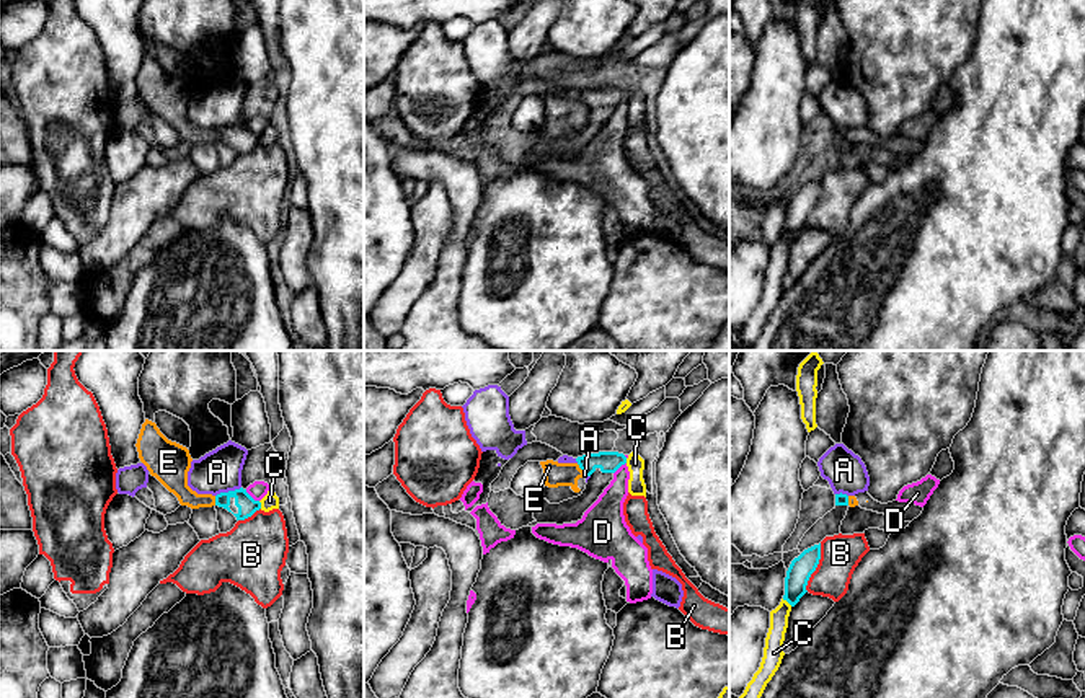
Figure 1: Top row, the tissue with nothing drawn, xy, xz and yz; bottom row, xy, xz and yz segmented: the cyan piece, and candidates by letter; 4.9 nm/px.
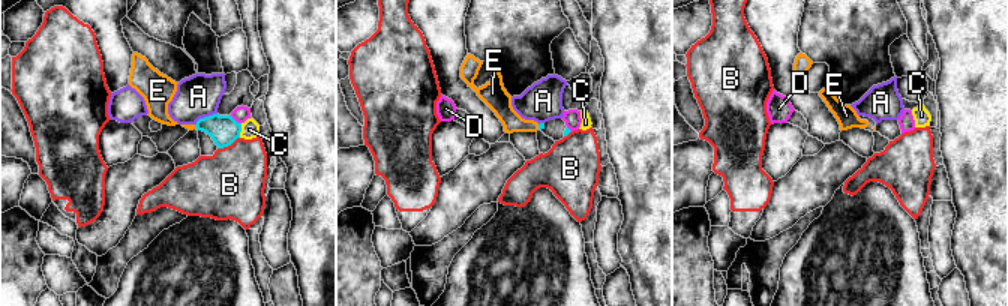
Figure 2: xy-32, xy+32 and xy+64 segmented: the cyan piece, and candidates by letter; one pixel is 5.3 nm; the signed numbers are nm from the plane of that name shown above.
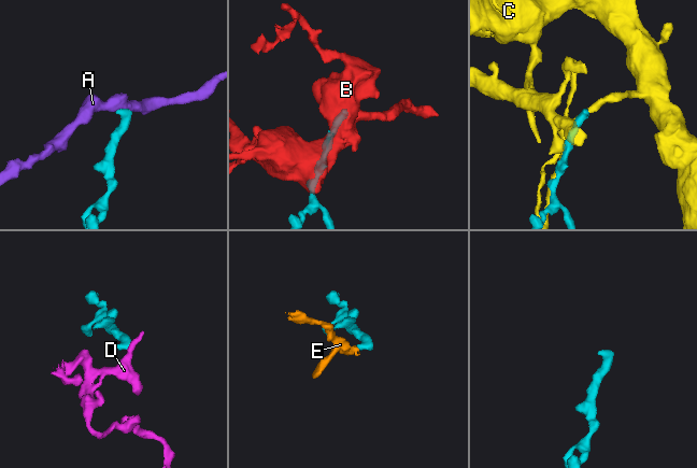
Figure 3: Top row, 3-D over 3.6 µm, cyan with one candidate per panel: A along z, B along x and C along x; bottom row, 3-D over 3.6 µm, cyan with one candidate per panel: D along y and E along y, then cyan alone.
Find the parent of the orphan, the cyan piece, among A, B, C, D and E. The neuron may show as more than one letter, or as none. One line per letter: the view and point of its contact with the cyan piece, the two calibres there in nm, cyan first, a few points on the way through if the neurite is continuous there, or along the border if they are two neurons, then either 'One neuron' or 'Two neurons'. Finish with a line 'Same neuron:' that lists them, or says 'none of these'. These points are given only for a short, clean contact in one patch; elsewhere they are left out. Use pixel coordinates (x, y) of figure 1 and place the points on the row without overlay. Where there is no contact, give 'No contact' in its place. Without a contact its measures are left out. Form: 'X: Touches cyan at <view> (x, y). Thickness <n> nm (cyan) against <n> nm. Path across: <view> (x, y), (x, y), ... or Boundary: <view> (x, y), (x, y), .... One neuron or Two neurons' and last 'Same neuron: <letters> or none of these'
A: Touches cyan at xy (229, 126). Thickness 100 nm (cyan) against 220 nm. Boundary: xy (240, 121), (221, 126), (216, 131). Two neurons
B: Touches cyan at yz (816, 201). Thickness 120 nm (cyan) against 190 nm. Two neurons
C: Touches cyan at yz (787, 235). Thickness 120 nm (cyan) against 100 nm. Two neurons
D: Touches cyan at xy (250, 131). Thickness 100 nm (cyan) against 90 nm. Boundary: xy (245, 124), (258, 136). Two neurons
E: Touches cyan at xz (580, 101). Thickness 110 nm (cyan) against 110 nm. Boundary: xz (576, 98), (584, 108). Two neurons
Same neuron: none of these

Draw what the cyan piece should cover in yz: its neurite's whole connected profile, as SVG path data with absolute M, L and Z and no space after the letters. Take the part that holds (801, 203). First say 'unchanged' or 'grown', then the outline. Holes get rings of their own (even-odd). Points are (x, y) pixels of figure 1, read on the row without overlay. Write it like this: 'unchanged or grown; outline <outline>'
unchanged; outline M821 178L804 184L798 192L795 192L786 205L785 212L785 230L791 241L795 241L799 233L808 227L806 220L811 209L816 205L821 194Z

